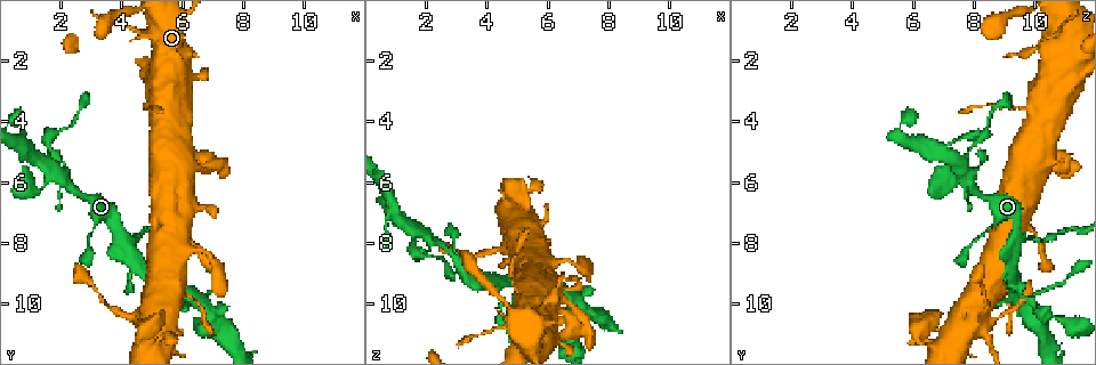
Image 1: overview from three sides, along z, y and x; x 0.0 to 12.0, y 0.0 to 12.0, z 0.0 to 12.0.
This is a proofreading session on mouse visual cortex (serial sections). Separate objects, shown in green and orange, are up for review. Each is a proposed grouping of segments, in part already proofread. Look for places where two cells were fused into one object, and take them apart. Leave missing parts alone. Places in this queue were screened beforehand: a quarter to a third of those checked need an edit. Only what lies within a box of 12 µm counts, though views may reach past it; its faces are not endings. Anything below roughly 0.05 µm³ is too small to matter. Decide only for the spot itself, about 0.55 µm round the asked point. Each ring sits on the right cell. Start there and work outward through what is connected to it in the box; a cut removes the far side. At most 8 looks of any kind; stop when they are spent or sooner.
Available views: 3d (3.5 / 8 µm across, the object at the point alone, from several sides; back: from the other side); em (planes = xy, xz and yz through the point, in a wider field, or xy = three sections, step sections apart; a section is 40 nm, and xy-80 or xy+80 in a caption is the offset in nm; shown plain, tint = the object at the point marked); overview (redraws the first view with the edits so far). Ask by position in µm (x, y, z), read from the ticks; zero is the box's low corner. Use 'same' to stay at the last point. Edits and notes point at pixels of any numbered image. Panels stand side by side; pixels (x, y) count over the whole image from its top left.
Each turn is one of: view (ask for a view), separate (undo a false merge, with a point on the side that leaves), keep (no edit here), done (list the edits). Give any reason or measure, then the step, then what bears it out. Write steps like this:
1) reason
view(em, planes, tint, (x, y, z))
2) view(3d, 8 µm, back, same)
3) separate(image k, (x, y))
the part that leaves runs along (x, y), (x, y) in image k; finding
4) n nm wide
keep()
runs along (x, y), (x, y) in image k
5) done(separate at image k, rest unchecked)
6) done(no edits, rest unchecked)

sharp bend
view(3d, 3.5 µm, (5.5, 6.5, 9.2))

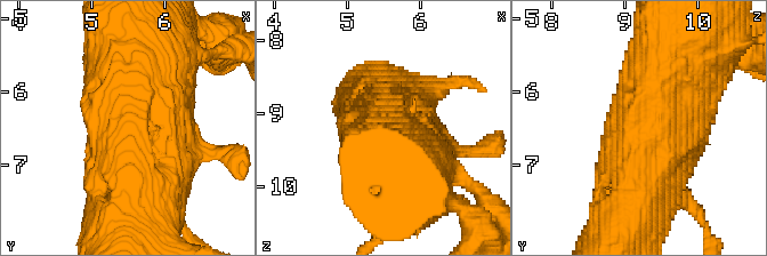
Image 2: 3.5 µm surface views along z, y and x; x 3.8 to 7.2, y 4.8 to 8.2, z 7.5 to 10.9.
now the EM
view(em, planes, tint, (5.45, 6.50, 9.25))

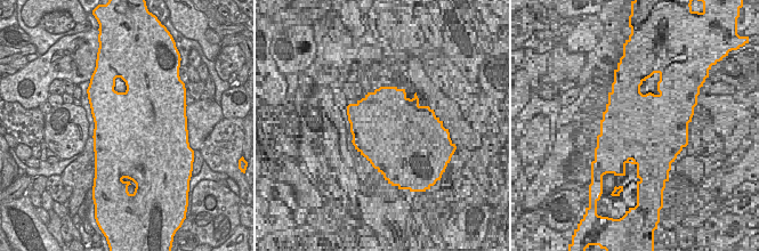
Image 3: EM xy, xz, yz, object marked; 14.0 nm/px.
keep()
runs along (687, 86), (631, 226) in image 2; one cell here

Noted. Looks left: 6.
sudden change in width
view(3d, 3.5 µm, (5.2, 3.5, 10.1))

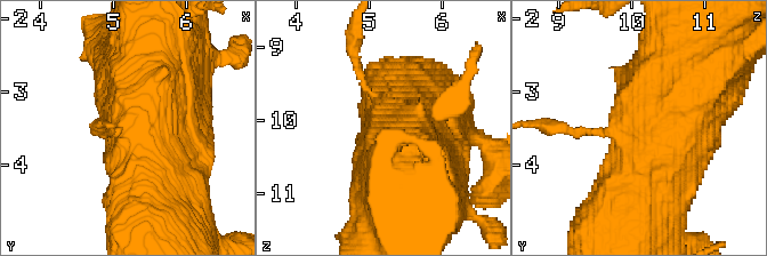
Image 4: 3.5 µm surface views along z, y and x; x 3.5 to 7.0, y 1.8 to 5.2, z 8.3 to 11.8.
keep()
runs along (697, 84), (636, 129), (574, 133) in image 4; one cell here

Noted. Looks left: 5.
branch point
view(3d, 3.5 µm, (4.1, 7.9, 9.5))

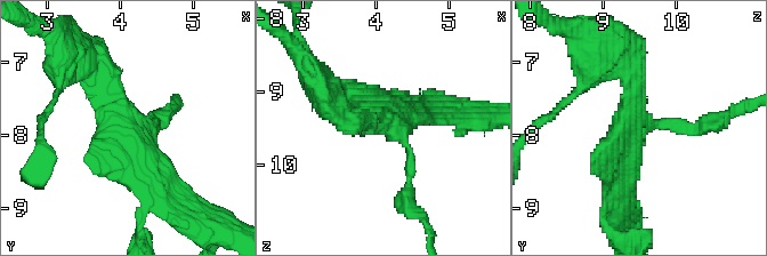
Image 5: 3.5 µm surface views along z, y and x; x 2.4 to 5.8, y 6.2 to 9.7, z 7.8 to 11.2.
separate(image 5, (411, 194))
the part that leaves runs along (411, 154), (408, 207), (422, 215), (429, 239) in image 5; a second cell is stuck on

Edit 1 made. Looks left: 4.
done(separate at image 5, rest unchecked)

